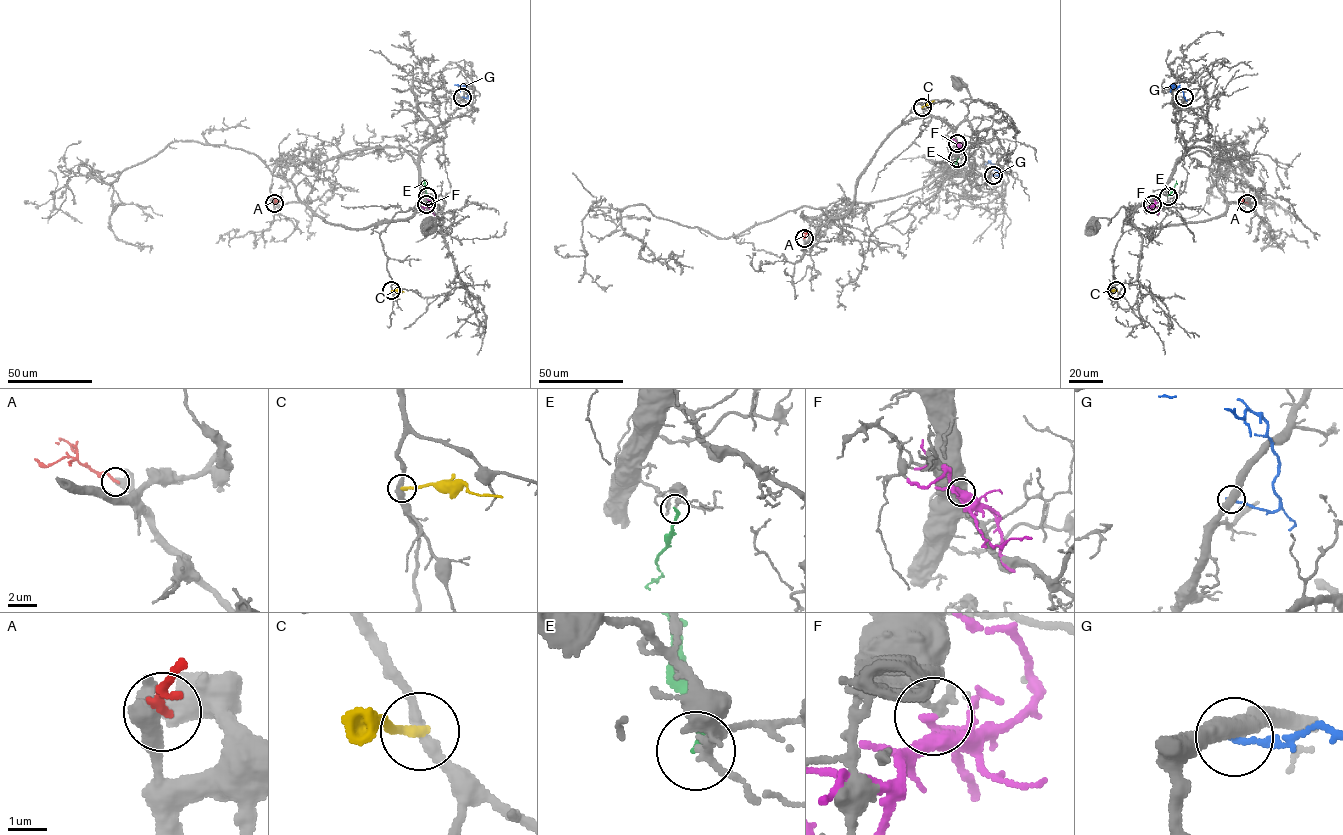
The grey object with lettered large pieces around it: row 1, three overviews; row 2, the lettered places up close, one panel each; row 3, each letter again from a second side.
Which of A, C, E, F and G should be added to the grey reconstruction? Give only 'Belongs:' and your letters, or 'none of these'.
Belongs: none of these

